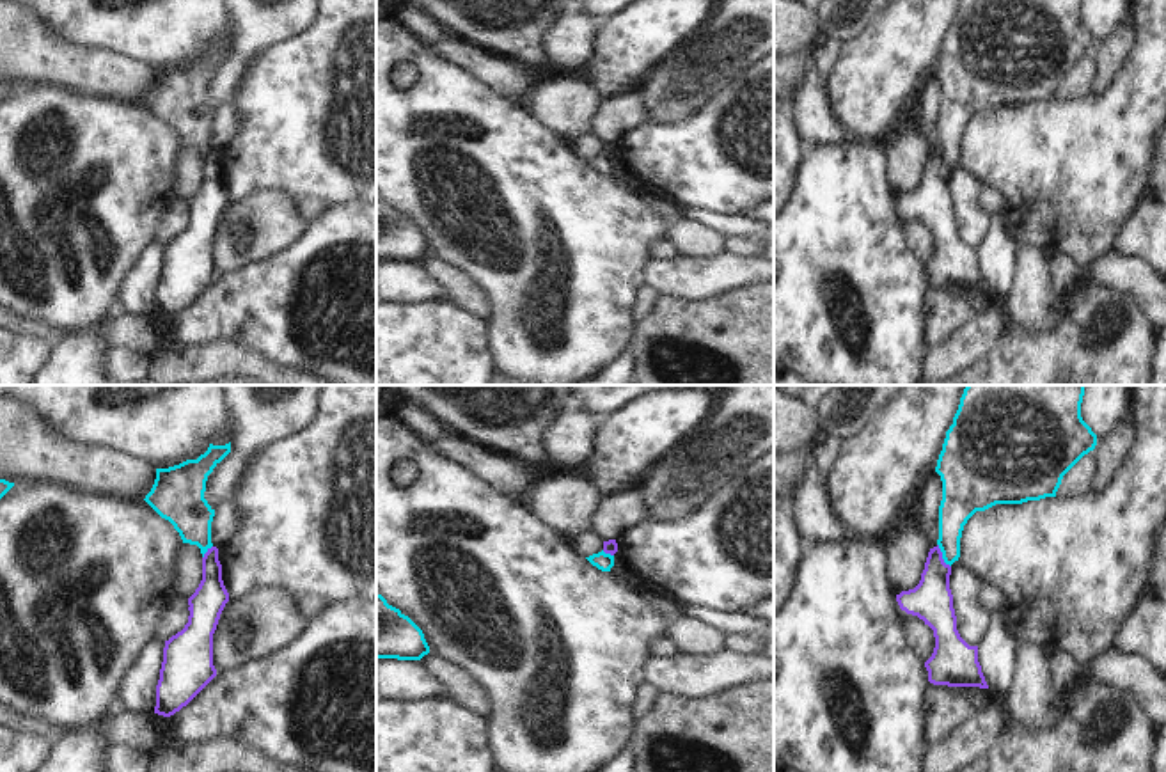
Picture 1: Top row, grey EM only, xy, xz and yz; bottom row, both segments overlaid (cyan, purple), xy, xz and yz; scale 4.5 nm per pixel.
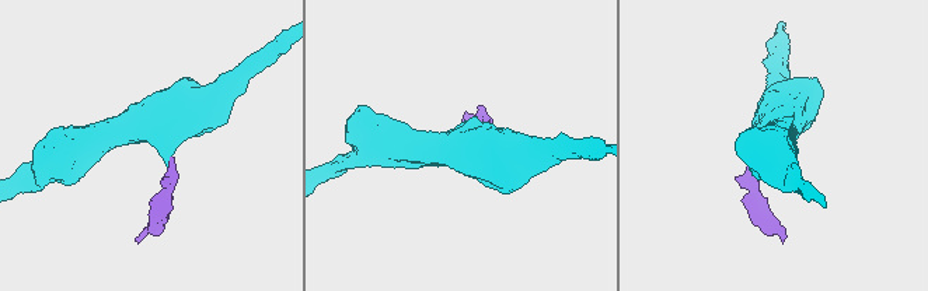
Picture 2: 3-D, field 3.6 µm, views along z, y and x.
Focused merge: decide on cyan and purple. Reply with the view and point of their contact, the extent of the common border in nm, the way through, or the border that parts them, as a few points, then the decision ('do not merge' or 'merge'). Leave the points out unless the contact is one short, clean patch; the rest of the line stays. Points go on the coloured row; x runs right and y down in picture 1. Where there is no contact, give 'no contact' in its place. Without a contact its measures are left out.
contact yz (943, 556); length 130 nm; border yz (937, 543), (943, 559), (950, 567); do not merge

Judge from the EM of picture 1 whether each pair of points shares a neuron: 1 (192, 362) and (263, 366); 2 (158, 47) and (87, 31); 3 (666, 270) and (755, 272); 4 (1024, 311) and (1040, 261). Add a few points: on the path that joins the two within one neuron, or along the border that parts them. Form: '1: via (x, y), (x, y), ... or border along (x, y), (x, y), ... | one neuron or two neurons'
1: via (210, 362), (245, 364) | one neuron
2: via (141, 31), (105, 31) | one neuron
3: via (687, 272), (733, 272) | one neuron
4: via (1032, 299), (1033, 274) | one neuron

